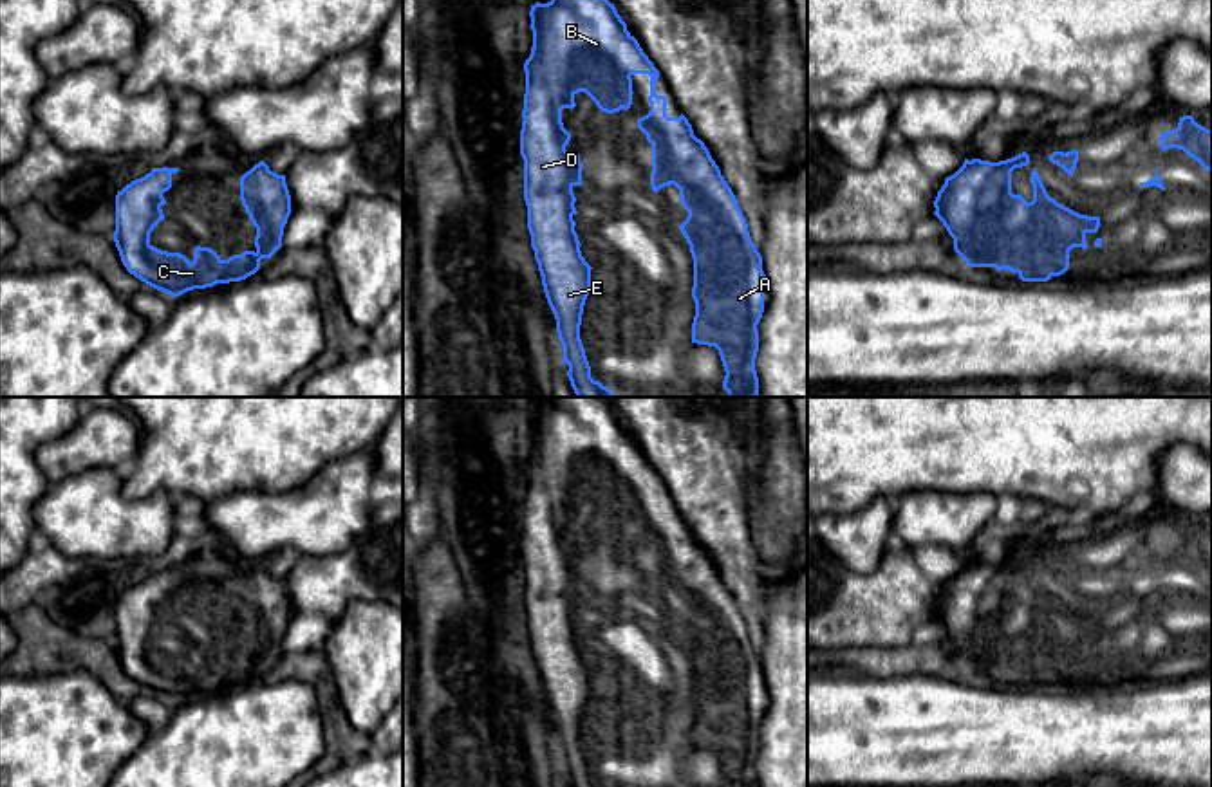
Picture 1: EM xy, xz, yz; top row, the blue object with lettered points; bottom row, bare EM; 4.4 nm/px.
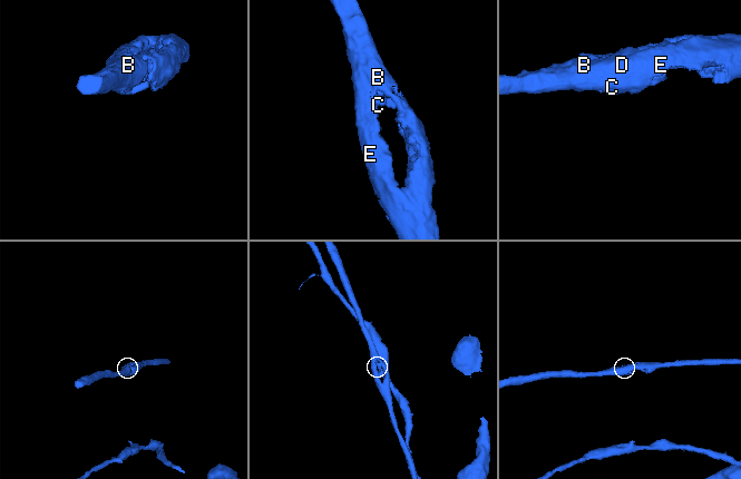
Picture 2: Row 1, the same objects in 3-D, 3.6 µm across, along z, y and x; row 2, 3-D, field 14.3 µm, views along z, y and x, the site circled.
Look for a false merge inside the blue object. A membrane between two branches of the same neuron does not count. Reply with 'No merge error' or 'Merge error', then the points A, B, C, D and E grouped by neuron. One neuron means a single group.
No merge error. Groups: A B C D E

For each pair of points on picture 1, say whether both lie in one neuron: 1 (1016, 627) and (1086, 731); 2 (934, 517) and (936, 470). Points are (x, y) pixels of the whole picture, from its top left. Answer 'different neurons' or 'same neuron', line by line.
1: different neurons
2: different neurons

